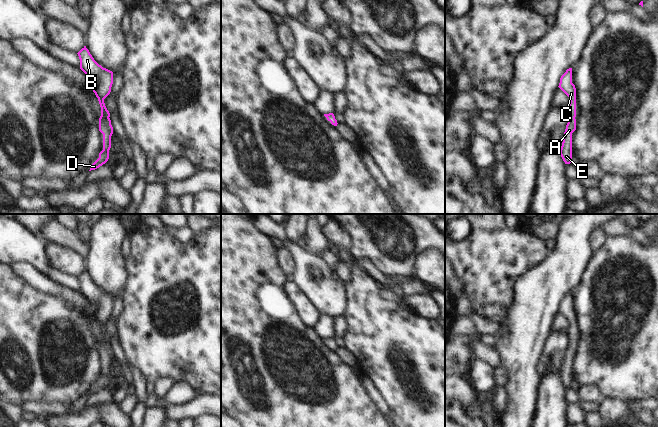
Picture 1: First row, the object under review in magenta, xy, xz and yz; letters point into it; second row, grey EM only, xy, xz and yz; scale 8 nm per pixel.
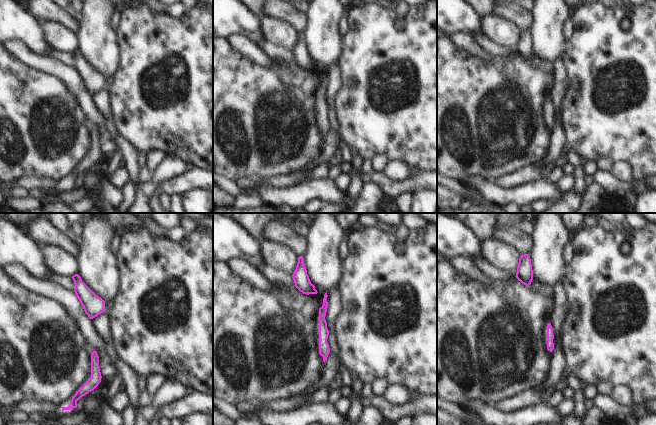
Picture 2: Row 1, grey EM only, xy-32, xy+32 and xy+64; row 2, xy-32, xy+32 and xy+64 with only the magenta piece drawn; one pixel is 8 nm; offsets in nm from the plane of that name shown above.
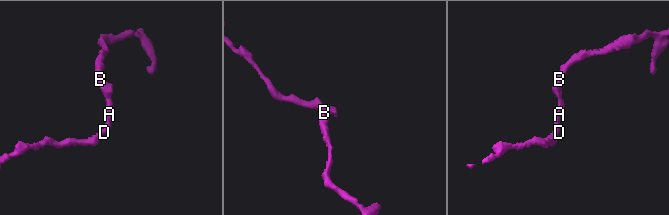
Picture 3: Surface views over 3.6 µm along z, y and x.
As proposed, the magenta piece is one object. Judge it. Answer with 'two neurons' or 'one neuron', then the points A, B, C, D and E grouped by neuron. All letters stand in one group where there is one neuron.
one neuron; groups A B C D E

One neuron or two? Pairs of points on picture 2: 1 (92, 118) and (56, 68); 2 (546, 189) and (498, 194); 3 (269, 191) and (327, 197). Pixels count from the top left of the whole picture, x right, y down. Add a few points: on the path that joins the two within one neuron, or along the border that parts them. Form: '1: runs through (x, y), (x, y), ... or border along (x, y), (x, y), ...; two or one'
1: runs through (86, 105), (81, 93), (69, 80); one
2: runs through (534, 190), (525, 194), (510, 194); one
3: runs through (283, 194), (313, 193); one

